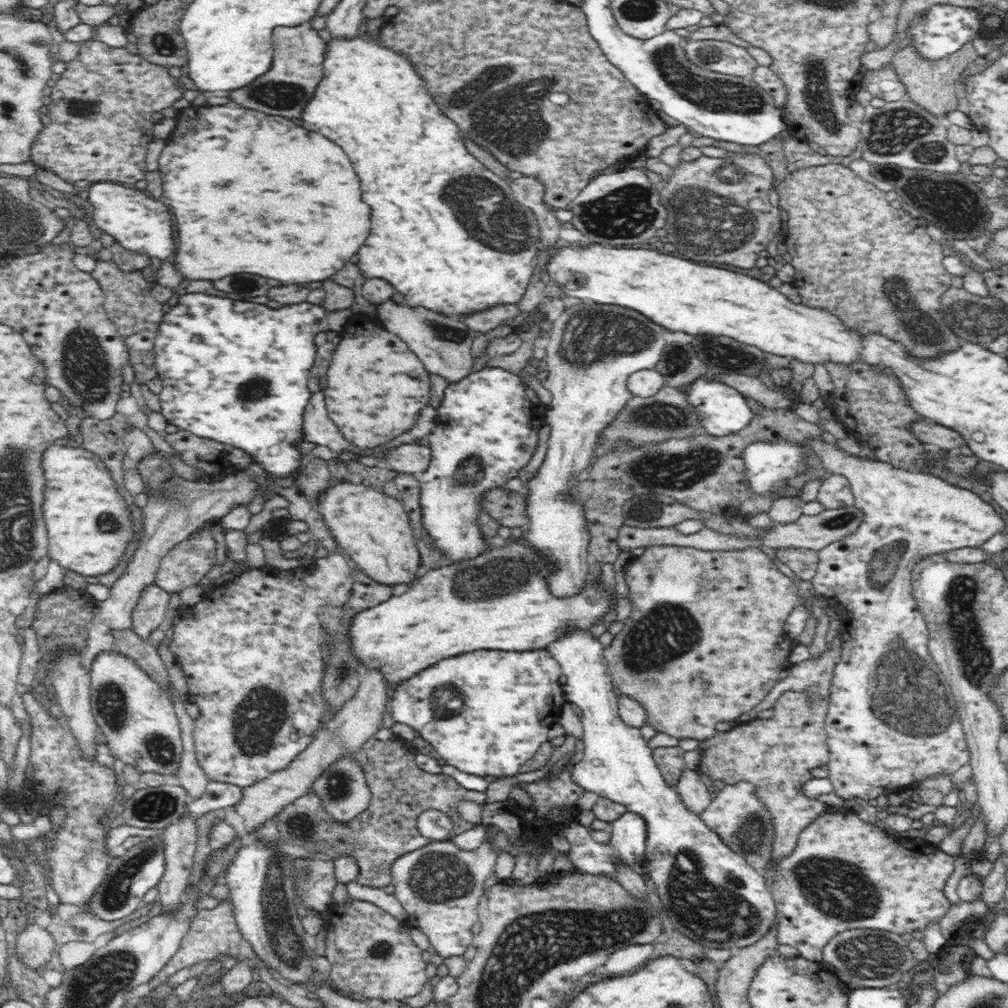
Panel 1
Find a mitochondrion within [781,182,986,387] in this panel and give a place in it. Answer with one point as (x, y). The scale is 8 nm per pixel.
(947, 305)

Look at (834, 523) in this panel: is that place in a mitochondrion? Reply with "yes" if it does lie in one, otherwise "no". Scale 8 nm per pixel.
yes

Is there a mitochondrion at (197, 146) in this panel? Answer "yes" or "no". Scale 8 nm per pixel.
no

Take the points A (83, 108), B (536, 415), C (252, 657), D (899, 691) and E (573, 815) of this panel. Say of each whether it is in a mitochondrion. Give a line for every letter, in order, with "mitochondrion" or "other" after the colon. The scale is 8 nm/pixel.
A: mitochondrion
B: other
C: other
D: mitochondrion
E: other

